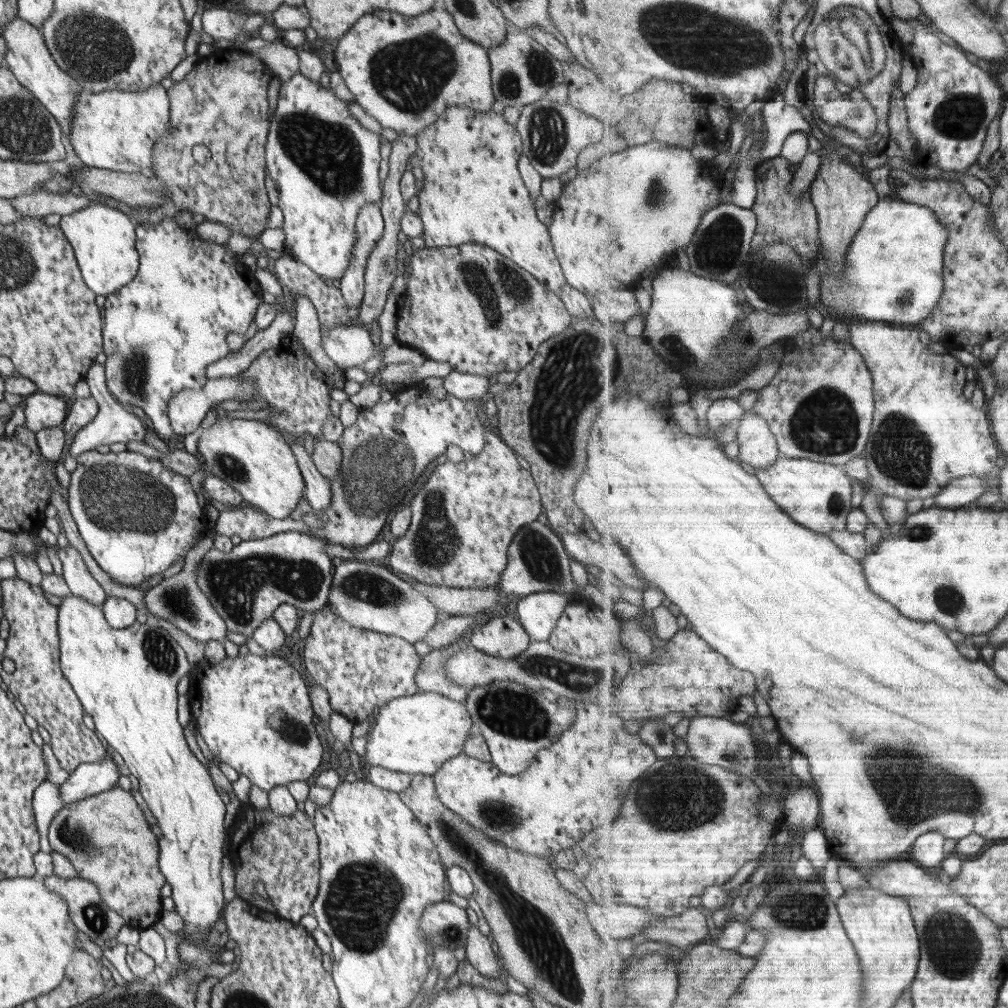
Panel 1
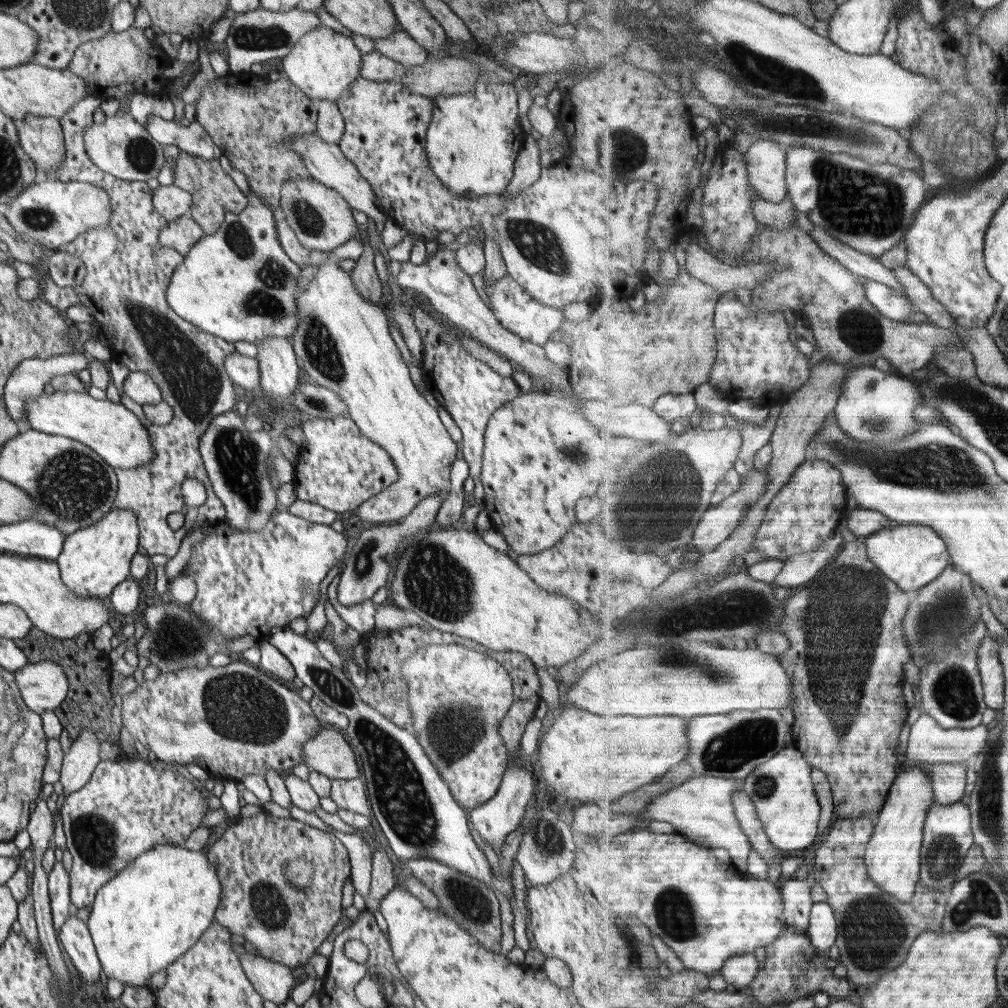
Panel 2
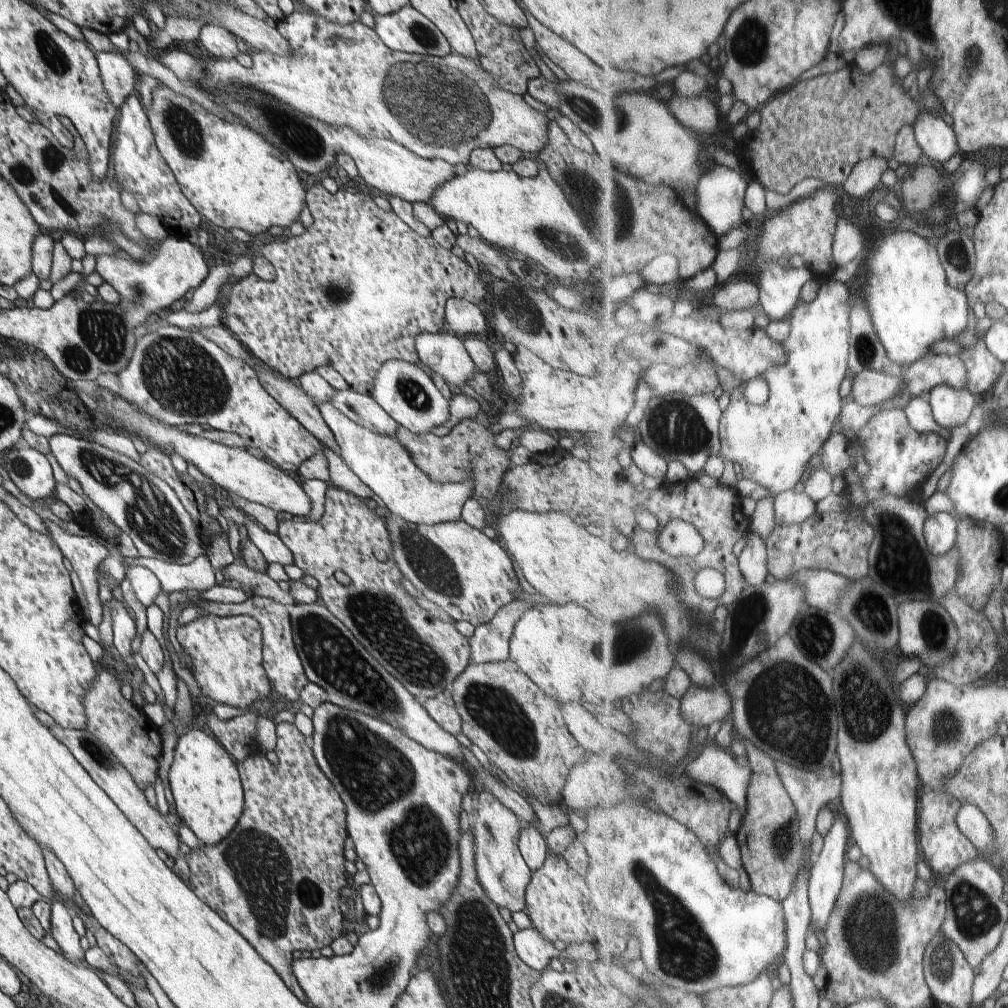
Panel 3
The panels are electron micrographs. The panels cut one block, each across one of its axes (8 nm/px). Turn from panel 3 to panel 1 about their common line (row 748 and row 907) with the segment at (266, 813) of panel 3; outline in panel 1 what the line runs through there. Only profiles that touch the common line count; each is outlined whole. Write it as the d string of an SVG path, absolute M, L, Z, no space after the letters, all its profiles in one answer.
M252 804L240 806L236 821L228 830L229 850L236 871L236 895L250 902L256 895L256 882L262 881L266 894L282 919L298 923L312 910L320 883L319 840L313 818L306 811L290 816L277 815L272 809L256 809Z

